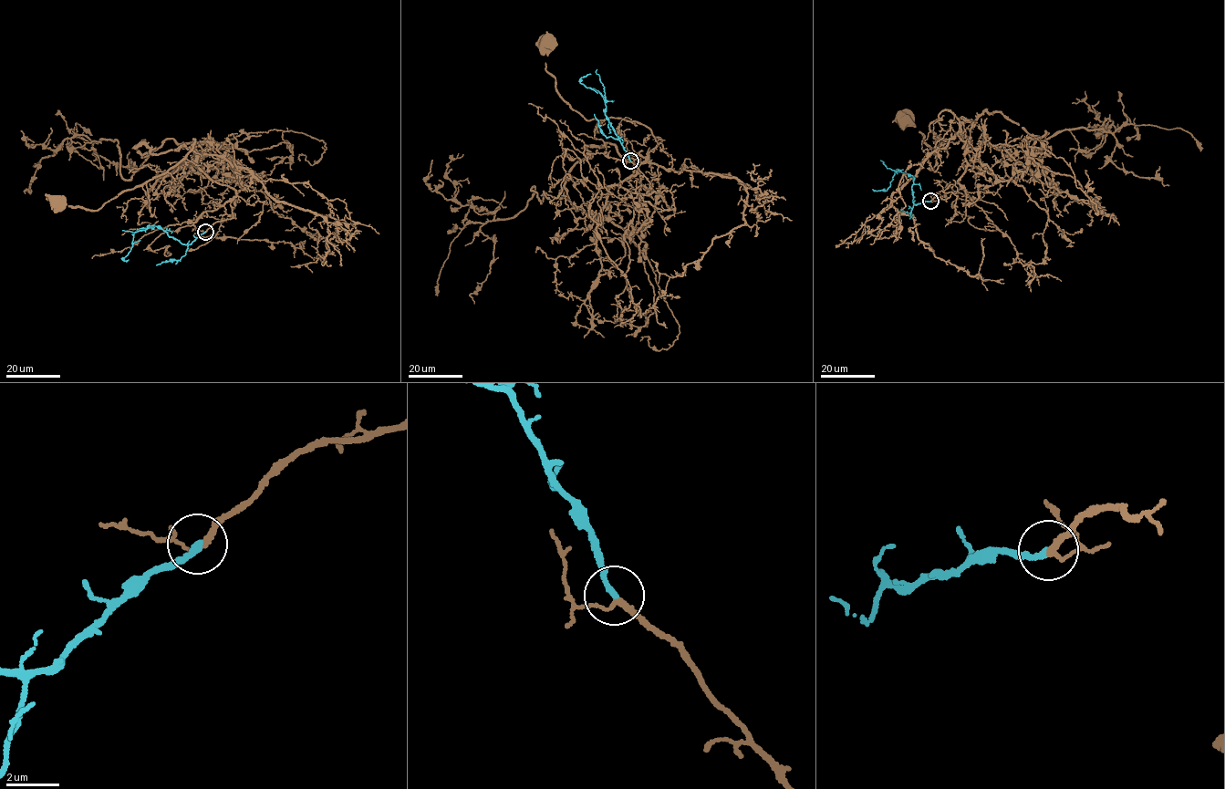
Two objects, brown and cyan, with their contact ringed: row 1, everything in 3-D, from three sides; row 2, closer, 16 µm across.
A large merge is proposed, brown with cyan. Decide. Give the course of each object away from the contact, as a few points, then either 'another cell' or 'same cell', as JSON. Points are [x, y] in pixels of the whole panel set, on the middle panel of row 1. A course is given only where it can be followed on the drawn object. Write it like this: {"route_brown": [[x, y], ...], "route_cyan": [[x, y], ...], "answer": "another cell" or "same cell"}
{"route_brown": [[630, 161], [656, 192], [638, 168], [661, 140], [641, 124], [573, 109], [546, 69], [549, 42]], "route_cyan": [[630, 160], [608, 122], [600, 93], [580, 82], [582, 77], [591, 74]], "answer": "same cell"}

